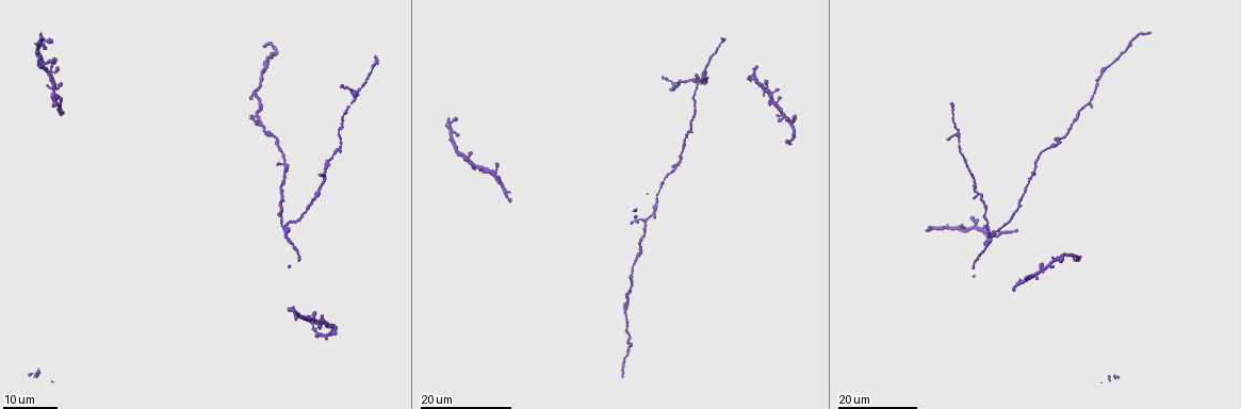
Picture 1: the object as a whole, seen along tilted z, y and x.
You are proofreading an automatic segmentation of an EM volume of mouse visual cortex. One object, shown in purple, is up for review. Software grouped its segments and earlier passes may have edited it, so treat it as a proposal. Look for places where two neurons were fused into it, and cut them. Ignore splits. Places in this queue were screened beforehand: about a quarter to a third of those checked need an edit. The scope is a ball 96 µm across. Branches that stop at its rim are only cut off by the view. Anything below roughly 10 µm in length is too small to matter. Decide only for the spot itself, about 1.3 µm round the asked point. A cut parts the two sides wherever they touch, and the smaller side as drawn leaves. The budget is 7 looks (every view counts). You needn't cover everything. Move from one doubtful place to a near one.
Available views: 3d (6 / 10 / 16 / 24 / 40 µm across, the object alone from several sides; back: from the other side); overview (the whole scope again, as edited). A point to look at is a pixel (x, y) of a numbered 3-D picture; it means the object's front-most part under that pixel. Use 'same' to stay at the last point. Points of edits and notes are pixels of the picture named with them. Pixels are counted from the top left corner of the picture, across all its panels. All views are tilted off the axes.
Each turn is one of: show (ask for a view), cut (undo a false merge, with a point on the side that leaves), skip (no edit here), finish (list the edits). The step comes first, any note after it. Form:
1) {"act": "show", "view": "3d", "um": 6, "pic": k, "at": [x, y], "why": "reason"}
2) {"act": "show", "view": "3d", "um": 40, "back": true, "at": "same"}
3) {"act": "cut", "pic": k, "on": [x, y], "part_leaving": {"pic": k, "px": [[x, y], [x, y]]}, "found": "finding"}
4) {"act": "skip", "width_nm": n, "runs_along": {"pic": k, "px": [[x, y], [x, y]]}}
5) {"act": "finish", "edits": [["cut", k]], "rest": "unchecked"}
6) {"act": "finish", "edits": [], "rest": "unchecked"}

{"act": "show", "view": "3d", "um": 24, "pic": 1, "at": [322, 179], "why": "thick turns thin"}

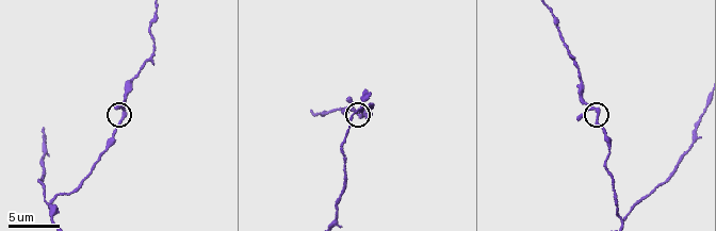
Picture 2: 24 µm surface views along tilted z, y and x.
{"act": "show", "view": "3d", "um": 6, "pic": 2, "at": [123, 112]}

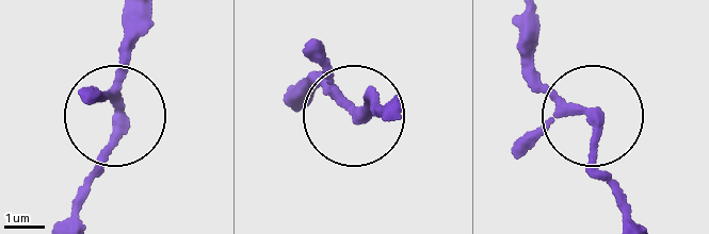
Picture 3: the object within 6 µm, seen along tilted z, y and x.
{"act": "skip", "width_nm": 200, "found": "all the same neuron"}

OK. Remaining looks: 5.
{"act": "show", "view": "3d", "um": 16, "pic": 1, "at": [645, 221], "why": "branch point"}

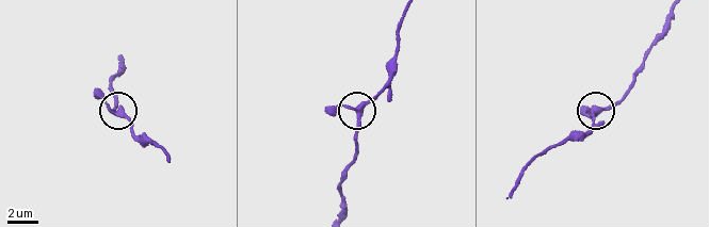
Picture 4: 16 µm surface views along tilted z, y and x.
{"act": "show", "view": "3d", "um": 6, "pic": 4, "at": [359, 109], "why": "closer look"}

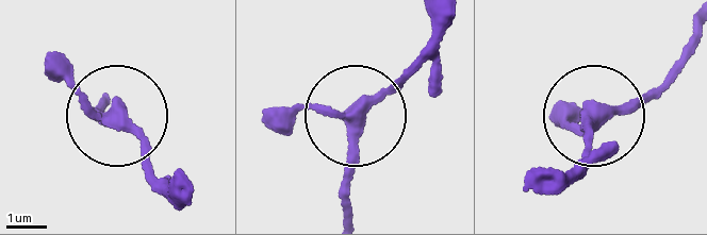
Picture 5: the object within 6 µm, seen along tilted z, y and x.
{"act": "show", "view": "3d", "um": 6, "back": true, "pic": 5, "at": [109, 115]}

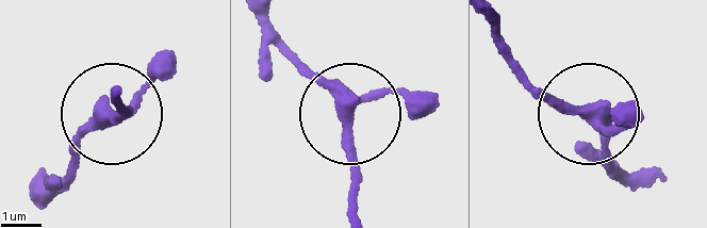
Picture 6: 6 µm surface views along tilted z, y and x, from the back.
{"act": "skip", "arms": 3, "runs_along": {"pic": 6, "px": [[625, 175], [607, 155], [601, 119], [507, 63]]}, "found": "continuous, no second neuron"}

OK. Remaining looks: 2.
{"act": "show", "view": "3d", "um": 6, "pic": 2, "at": [53, 200], "why": "three-way junction"}

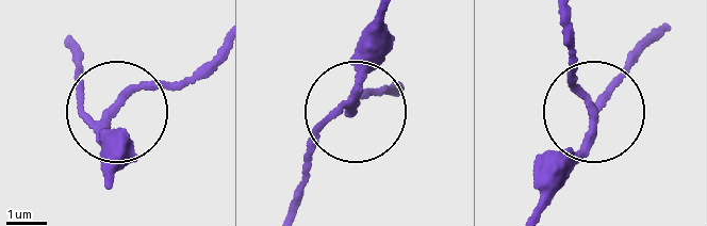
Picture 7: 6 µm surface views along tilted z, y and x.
{"act": "show", "view": "3d", "um": 6, "back": true, "pic": 7, "at": [108, 118]}

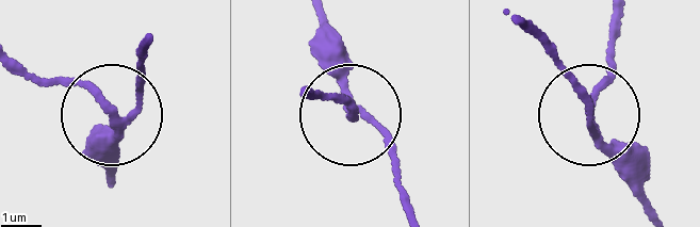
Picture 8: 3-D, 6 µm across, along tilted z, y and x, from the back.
{"act": "skip", "width_nm": 160, "runs_along": {"pic": 8, "px": [[405, 203], [376, 123], [314, 91]]}, "found": "continuous, no second neuron"}

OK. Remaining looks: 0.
{"act": "finish", "edits": [], "rest": "unchecked"}

